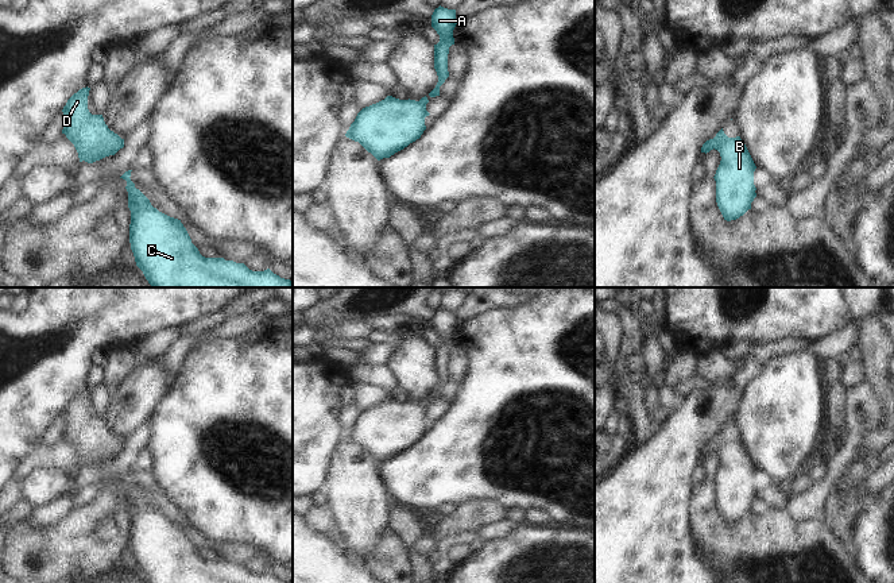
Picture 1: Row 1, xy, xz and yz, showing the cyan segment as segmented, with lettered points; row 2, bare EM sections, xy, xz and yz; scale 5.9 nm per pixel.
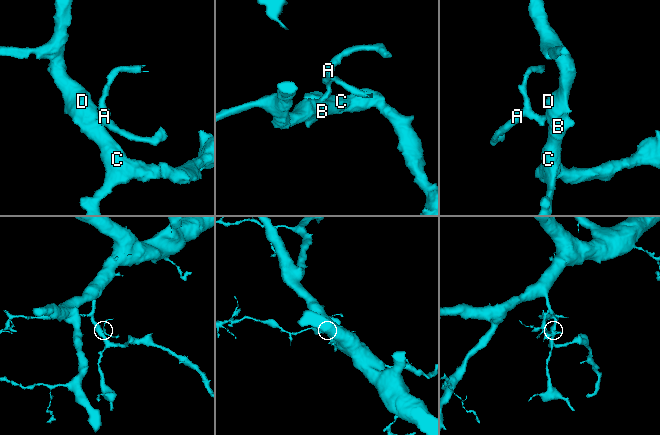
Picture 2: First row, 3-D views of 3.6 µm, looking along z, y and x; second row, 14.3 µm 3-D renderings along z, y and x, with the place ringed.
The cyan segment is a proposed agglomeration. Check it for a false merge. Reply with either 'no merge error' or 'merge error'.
no merge error

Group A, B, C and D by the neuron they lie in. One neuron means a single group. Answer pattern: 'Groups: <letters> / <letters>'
Groups: A B C D

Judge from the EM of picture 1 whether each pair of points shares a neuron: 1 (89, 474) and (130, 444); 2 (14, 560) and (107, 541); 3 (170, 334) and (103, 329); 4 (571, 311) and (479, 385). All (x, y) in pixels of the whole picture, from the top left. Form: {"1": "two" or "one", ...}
{"1": "one", "2": "one", "3": "two", "4": "one"}

